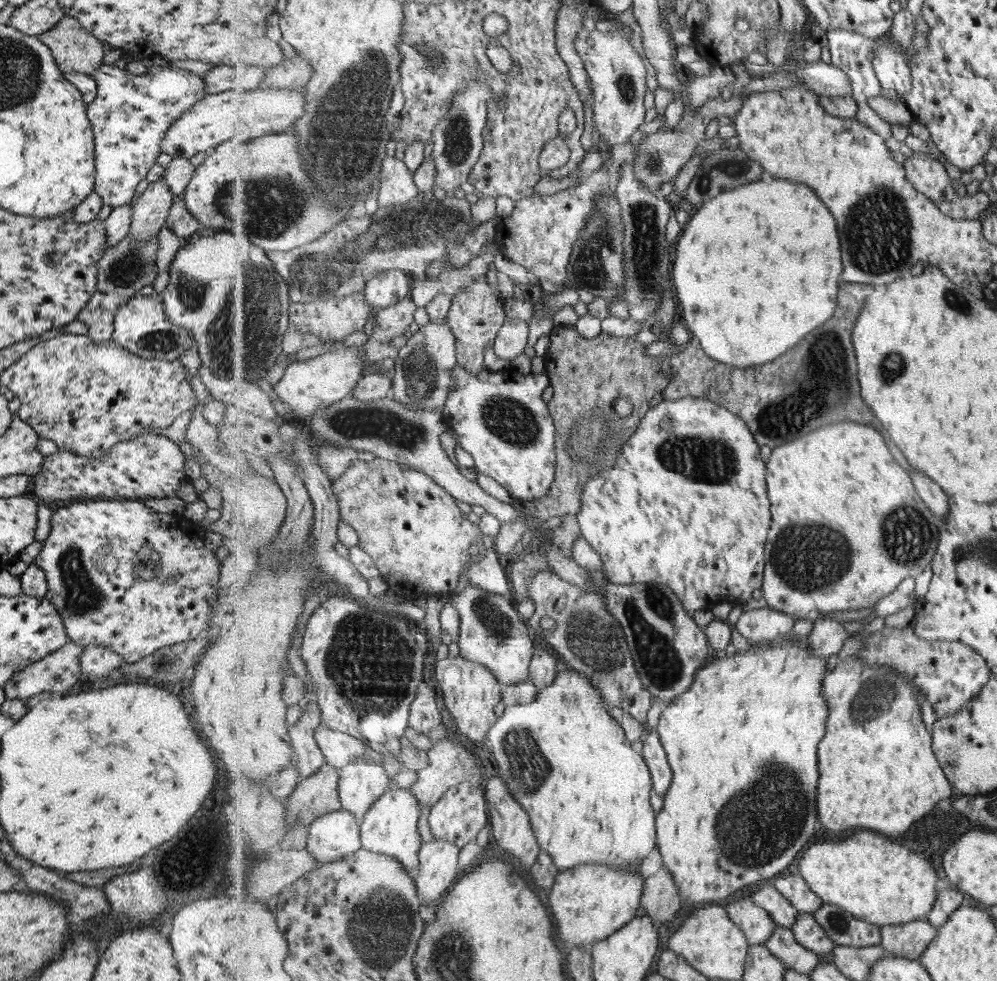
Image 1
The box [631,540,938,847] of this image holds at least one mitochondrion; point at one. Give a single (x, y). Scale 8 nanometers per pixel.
(874, 698)

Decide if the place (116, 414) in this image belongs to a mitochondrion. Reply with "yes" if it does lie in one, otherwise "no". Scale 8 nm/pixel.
no

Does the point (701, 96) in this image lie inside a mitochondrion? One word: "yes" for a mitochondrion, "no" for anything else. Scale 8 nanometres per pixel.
no

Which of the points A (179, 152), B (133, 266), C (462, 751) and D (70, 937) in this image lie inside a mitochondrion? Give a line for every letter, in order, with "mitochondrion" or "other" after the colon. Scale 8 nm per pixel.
A: other
B: mitochondrion
C: other
D: other

